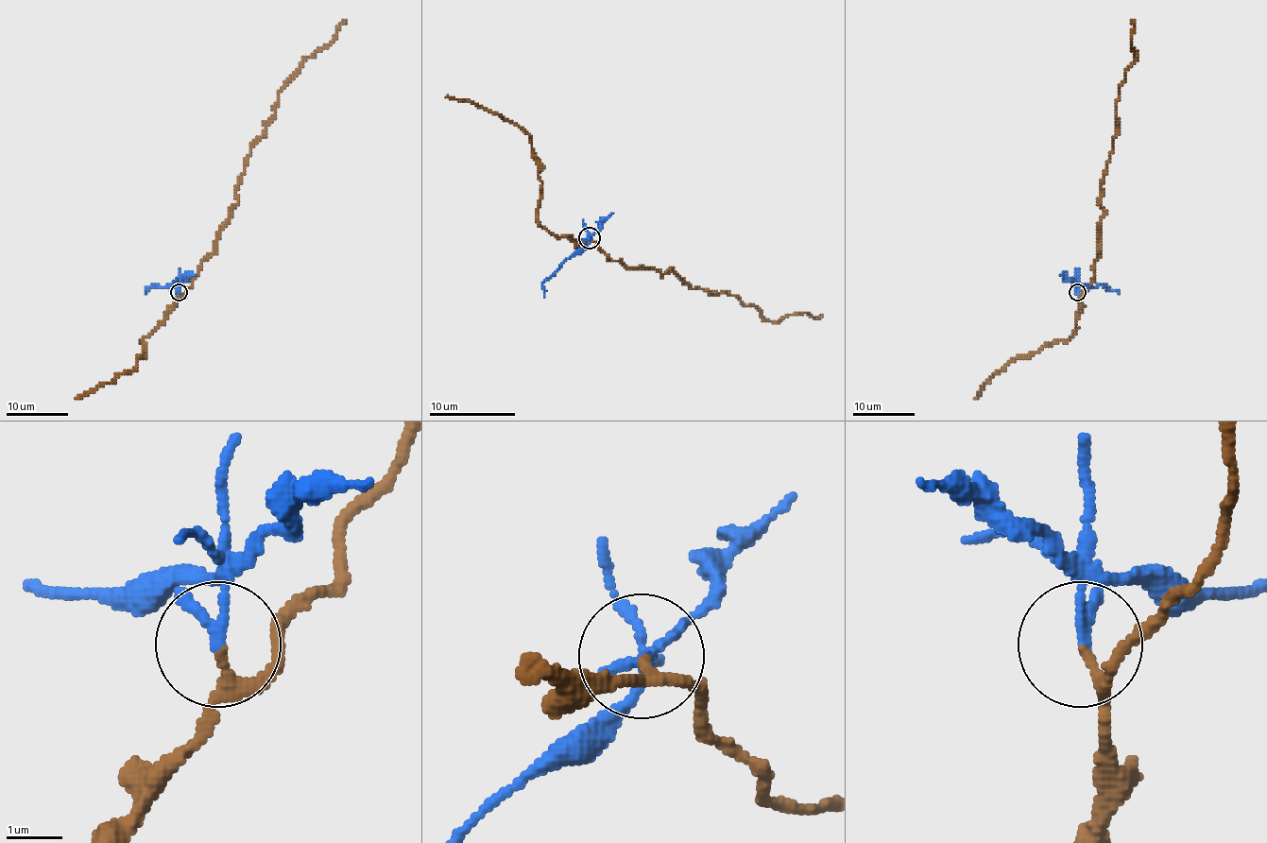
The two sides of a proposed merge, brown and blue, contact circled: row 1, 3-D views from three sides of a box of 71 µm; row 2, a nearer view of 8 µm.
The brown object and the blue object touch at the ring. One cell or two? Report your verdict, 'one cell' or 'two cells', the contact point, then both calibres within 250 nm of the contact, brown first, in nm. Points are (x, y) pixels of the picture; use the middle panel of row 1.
two cells; place (589, 237); calibres 170 and 160 nm

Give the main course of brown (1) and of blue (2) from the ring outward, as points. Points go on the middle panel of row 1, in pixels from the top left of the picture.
1: (590, 237), (607, 256), (660, 273), (671, 269), (691, 288), (736, 295), (770, 320), (802, 312), (822, 315)
2: (590, 237), (590, 241), (542, 284), (544, 297)

